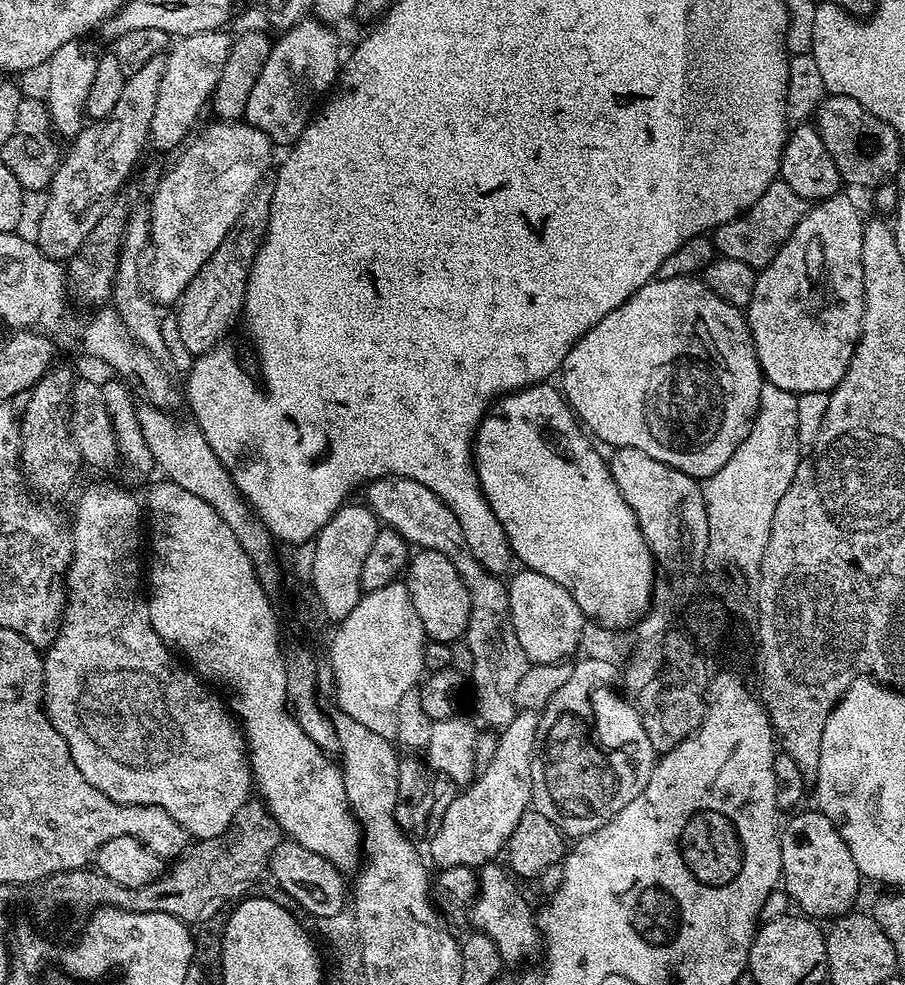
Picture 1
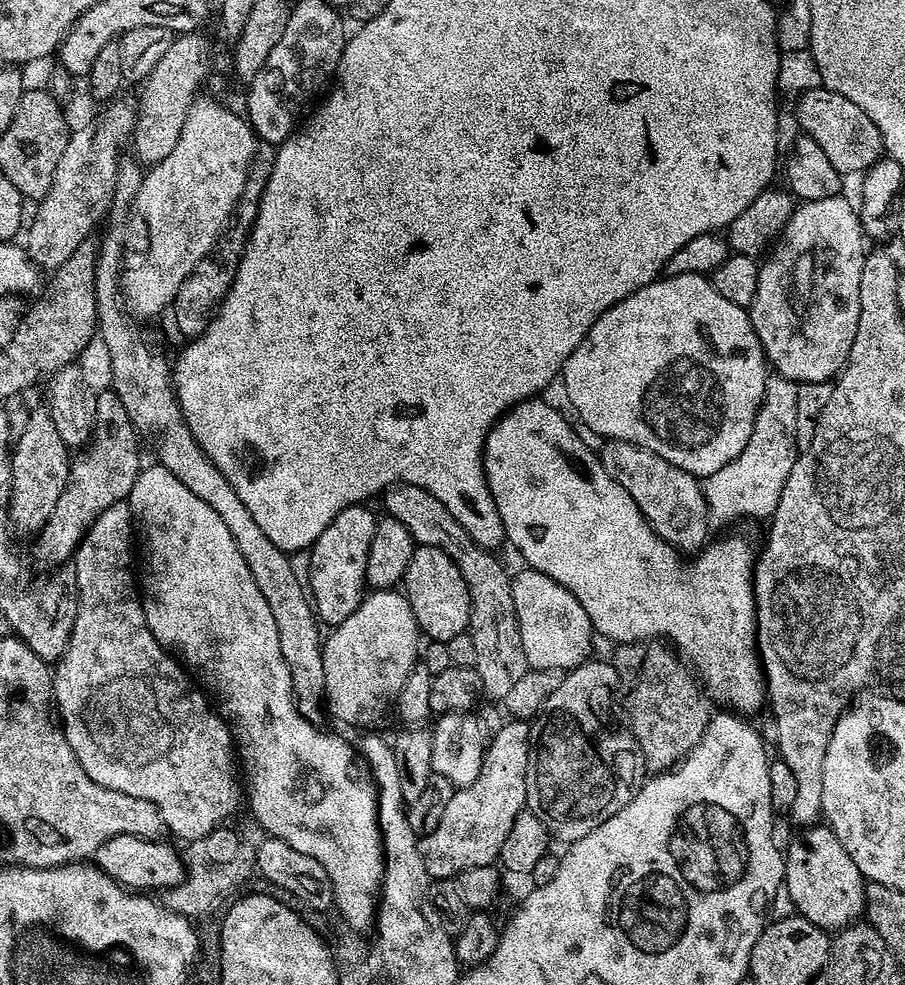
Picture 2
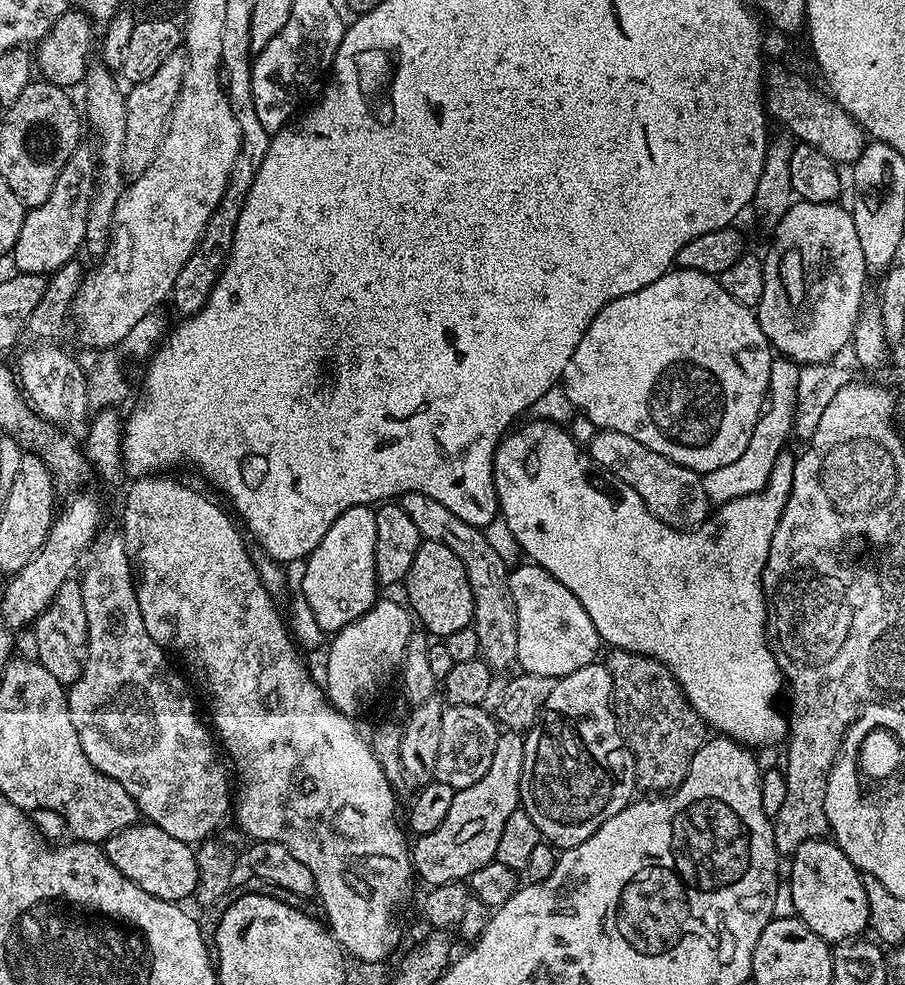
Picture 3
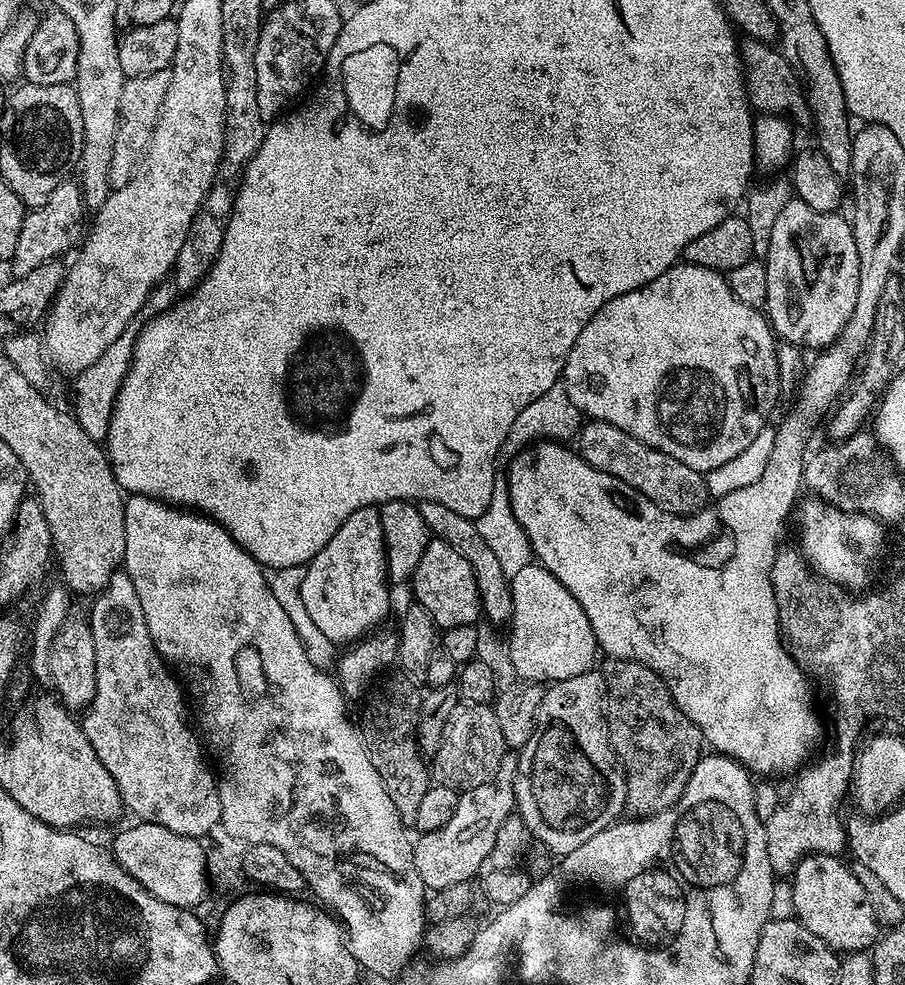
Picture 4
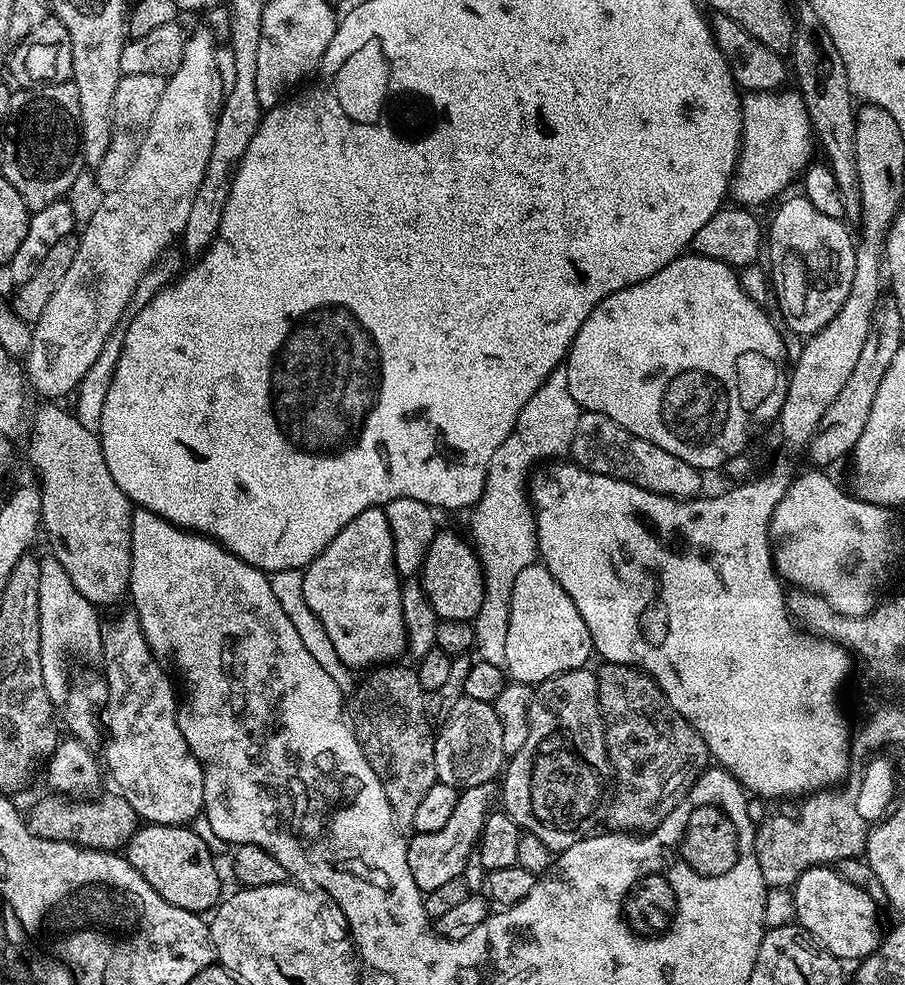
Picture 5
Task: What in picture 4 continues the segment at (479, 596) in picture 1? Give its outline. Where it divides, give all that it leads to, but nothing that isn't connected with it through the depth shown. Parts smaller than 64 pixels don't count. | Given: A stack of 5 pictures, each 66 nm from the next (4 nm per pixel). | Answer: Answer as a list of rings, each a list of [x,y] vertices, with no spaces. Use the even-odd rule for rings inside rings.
[[[423,501],[419,505],[422,518],[426,522],[429,533],[435,539],[450,542],[466,562],[470,562],[470,570],[474,570],[476,585],[480,591],[480,607],[485,617],[489,616],[493,625],[507,625],[512,619],[512,589],[510,578],[502,574],[502,566],[498,563],[498,558],[491,552],[490,546],[486,546],[482,534],[478,534],[475,523],[467,520],[462,514],[454,514],[450,506],[442,506],[442,502]]]

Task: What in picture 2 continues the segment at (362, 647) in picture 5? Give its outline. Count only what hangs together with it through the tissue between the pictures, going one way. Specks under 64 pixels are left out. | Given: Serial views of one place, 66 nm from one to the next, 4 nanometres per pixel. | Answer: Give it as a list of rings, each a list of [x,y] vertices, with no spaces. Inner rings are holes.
[[[368,506],[347,508],[336,515],[334,522],[330,522],[326,530],[322,530],[320,537],[312,545],[306,584],[310,589],[310,600],[314,605],[315,615],[321,625],[341,624],[343,620],[350,618],[350,614],[354,614],[354,610],[364,599],[366,558],[370,554],[370,542],[374,539],[377,519],[377,513],[372,513]]]

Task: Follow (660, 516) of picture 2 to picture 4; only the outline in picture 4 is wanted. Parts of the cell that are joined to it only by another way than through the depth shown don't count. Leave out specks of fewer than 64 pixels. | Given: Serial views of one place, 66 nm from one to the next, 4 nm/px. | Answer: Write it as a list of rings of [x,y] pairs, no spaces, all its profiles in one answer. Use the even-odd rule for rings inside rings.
[[[589,419],[578,433],[579,440],[580,457],[590,466],[594,466],[594,470],[602,470],[634,486],[634,490],[650,498],[650,502],[654,502],[662,510],[679,516],[690,516],[709,503],[708,487],[704,481],[705,473],[686,466],[686,462],[678,462],[678,458],[670,458],[670,454],[662,450],[646,446],[646,442],[626,434],[626,430],[610,426],[610,422]]]

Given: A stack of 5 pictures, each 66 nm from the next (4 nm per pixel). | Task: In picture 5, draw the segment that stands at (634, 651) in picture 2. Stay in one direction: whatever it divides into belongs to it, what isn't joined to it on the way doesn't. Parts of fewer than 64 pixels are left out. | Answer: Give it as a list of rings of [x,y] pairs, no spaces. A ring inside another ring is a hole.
[[[604,662],[601,665],[601,668],[597,667],[595,669],[596,685],[598,686],[600,710],[604,714],[604,745],[608,751],[608,762],[612,765],[612,771],[614,773],[612,803],[609,807],[606,820],[607,823],[612,823],[609,825],[617,832],[647,834],[653,828],[659,826],[684,801],[686,794],[692,789],[692,785],[704,773],[705,768],[709,767],[710,757],[708,755],[708,747],[706,746],[706,742],[698,734],[698,730],[694,730],[694,726],[690,726],[690,722],[686,718],[682,718],[682,714],[678,714],[678,710],[674,710],[674,706],[670,706],[666,694],[662,694],[662,690],[652,681],[652,677],[647,676],[641,668],[637,668],[634,664],[610,664]]]

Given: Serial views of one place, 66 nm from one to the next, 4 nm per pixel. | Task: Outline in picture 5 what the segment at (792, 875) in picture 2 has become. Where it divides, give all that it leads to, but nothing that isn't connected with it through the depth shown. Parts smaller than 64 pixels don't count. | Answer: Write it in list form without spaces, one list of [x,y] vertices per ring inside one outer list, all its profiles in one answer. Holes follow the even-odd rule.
[[[835,867],[807,868],[797,878],[792,897],[800,927],[805,928],[817,944],[837,960],[859,962],[880,945],[882,927],[876,913],[878,904],[857,884],[846,882]]]

